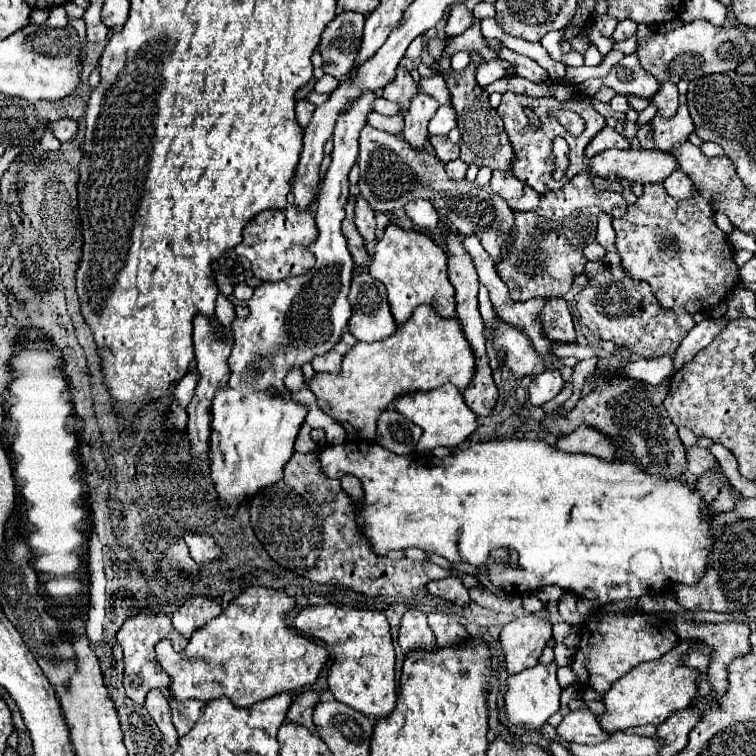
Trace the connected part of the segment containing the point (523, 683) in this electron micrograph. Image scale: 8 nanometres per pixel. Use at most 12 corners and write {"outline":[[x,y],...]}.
{"outline":[[557,664],[507,680],[513,724],[539,730],[559,712]]}

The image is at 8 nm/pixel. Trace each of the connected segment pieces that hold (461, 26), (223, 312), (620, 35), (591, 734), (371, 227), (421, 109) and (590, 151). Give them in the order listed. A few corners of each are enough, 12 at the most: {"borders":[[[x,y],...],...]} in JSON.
{"borders":[[[463,2],[451,8],[445,32],[463,34],[473,22],[473,14]],[[217,296],[215,316],[227,334],[231,332],[231,318],[235,318],[233,304],[227,296]],[[623,20],[613,32],[615,42],[635,34],[637,24]],[[589,710],[569,712],[557,734],[567,742],[605,742],[609,732]],[[357,196],[355,226],[365,244],[375,240],[375,212]],[[423,90],[405,112],[405,140],[421,148],[429,138],[427,122],[439,108]],[[605,126],[585,148],[593,158],[609,148],[629,148],[625,136]]]}

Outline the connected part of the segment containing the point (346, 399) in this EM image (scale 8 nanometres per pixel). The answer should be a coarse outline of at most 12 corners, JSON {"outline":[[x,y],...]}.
{"outline":[[421,304],[307,384],[323,412],[375,440],[405,392],[465,390],[475,354],[457,316]]}

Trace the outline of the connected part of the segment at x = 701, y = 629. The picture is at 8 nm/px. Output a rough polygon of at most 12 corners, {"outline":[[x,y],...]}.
{"outline":[[673,620],[679,639],[698,637],[713,648],[707,708],[727,692],[727,666],[751,652],[749,626],[693,625]]}

